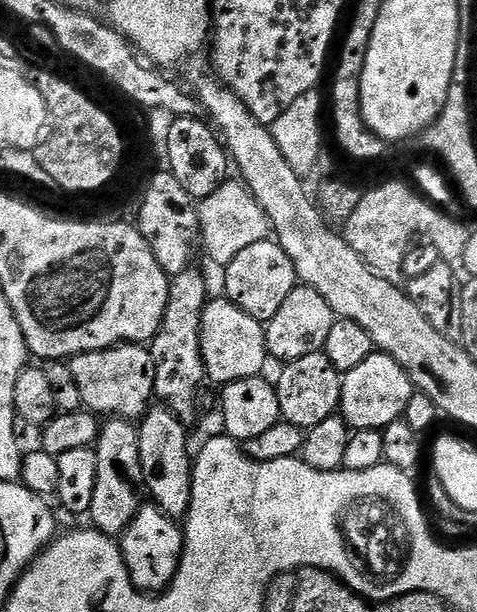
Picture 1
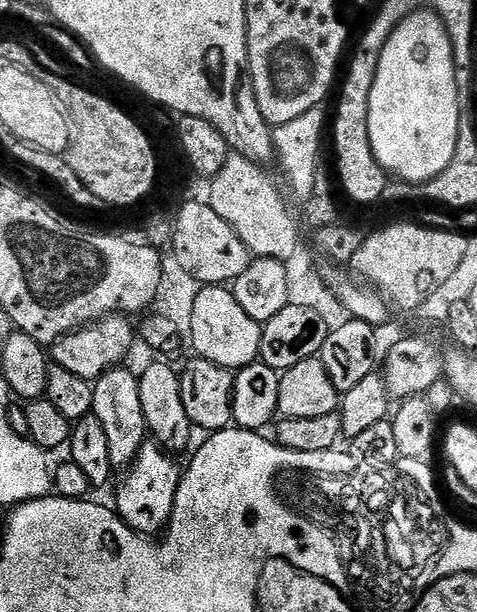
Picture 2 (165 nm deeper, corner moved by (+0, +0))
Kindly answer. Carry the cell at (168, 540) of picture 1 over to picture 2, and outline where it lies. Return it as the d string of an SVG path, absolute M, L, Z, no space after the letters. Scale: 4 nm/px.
M145 442L121 475L125 476L116 488L114 511L126 522L126 526L130 526L134 531L141 534L160 534L167 529L182 475L181 465L176 465L172 460L175 459L159 444Z

